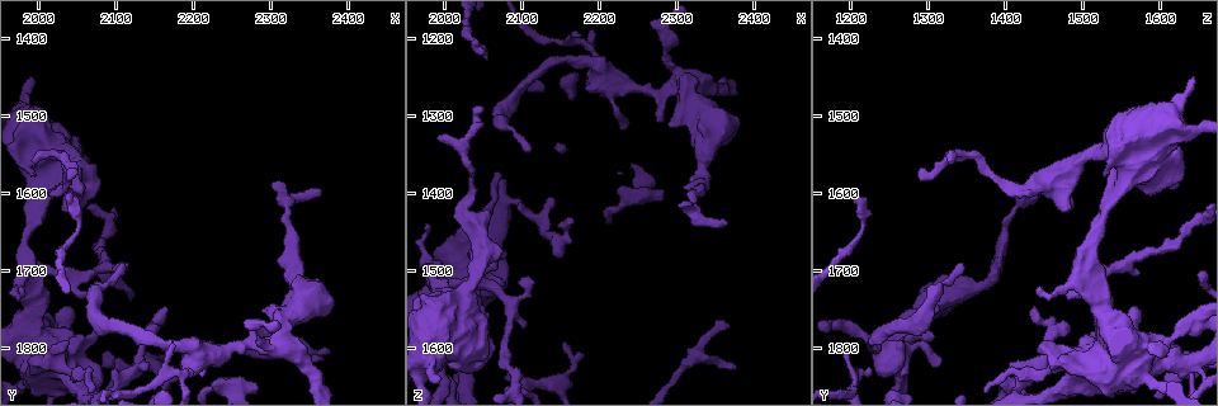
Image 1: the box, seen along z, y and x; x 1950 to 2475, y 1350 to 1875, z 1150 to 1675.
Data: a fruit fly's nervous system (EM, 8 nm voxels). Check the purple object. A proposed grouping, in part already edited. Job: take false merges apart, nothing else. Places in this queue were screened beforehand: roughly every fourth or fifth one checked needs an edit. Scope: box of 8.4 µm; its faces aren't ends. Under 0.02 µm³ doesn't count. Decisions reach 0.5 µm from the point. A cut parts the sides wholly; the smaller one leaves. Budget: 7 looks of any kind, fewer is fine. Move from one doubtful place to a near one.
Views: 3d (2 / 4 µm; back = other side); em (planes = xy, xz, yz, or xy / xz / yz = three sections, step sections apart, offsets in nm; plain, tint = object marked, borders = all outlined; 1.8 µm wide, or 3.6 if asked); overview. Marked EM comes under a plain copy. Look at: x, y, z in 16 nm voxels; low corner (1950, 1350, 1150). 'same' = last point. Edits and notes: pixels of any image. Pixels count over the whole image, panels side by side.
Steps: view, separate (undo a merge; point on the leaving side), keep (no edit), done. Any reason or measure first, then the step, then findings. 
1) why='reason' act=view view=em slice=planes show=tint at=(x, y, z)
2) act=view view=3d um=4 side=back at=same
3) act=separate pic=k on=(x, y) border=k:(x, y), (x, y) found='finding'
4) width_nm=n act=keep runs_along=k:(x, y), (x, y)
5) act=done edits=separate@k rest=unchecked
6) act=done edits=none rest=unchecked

act=view view=em um=3.6 slice=planes show=tint at=(1990, 1525, 1570)

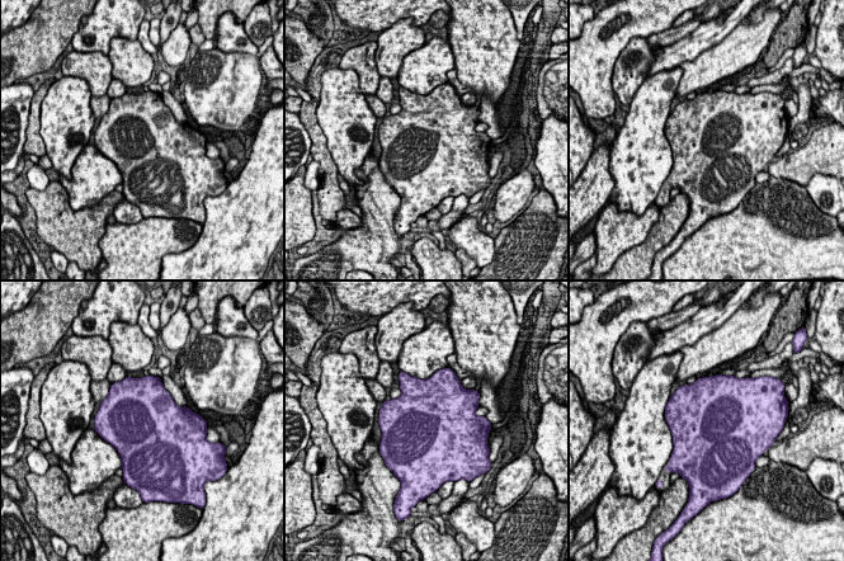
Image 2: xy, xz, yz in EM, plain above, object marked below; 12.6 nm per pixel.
width_nm=950 act=keep found='continuous, no second neuron'

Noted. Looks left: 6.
why='arms part here' act=view view=em slice=planes show=tint at=(2050, 1575, 1465)

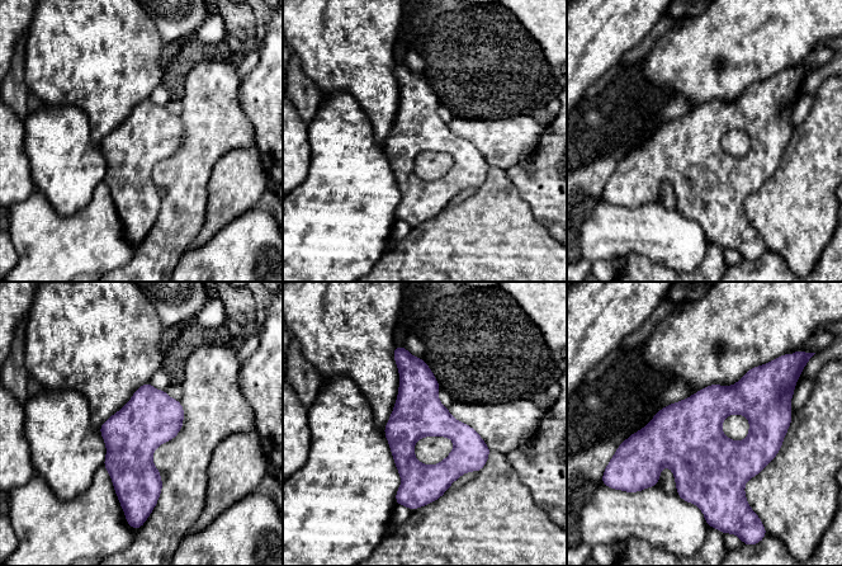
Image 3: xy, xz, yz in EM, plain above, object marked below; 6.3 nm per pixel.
act=keep found='continuous, no second neuron'

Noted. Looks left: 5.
act=view view=3d um=2 at=(1995, 1770, 1640)

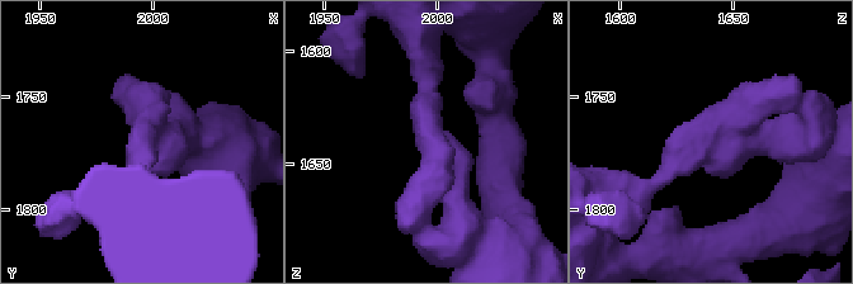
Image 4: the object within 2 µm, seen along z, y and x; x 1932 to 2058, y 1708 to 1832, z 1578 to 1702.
why='need the tissue' act=view view=em slice=planes show=tint at=(1997, 1772, 1638)

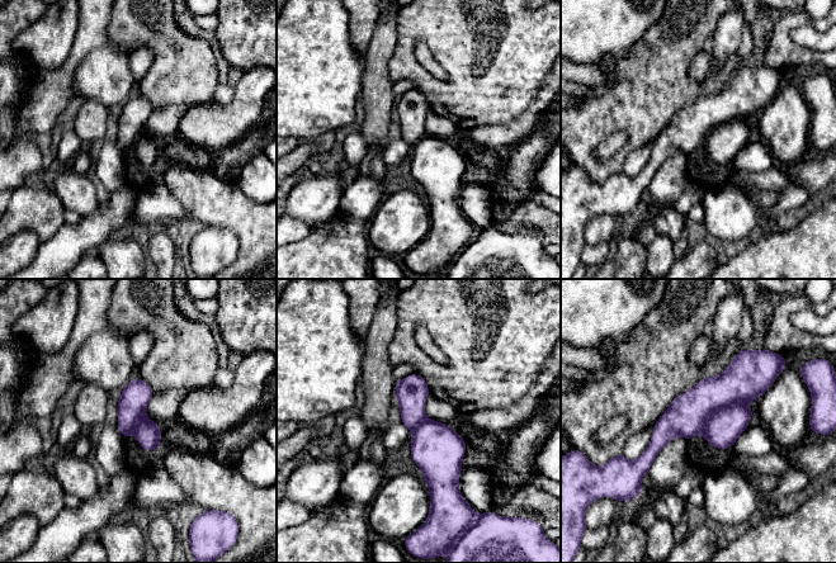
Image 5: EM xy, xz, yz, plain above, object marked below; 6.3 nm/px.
act=keep found='one neuron here'

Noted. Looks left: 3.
act=done edits=none rest=unchecked

